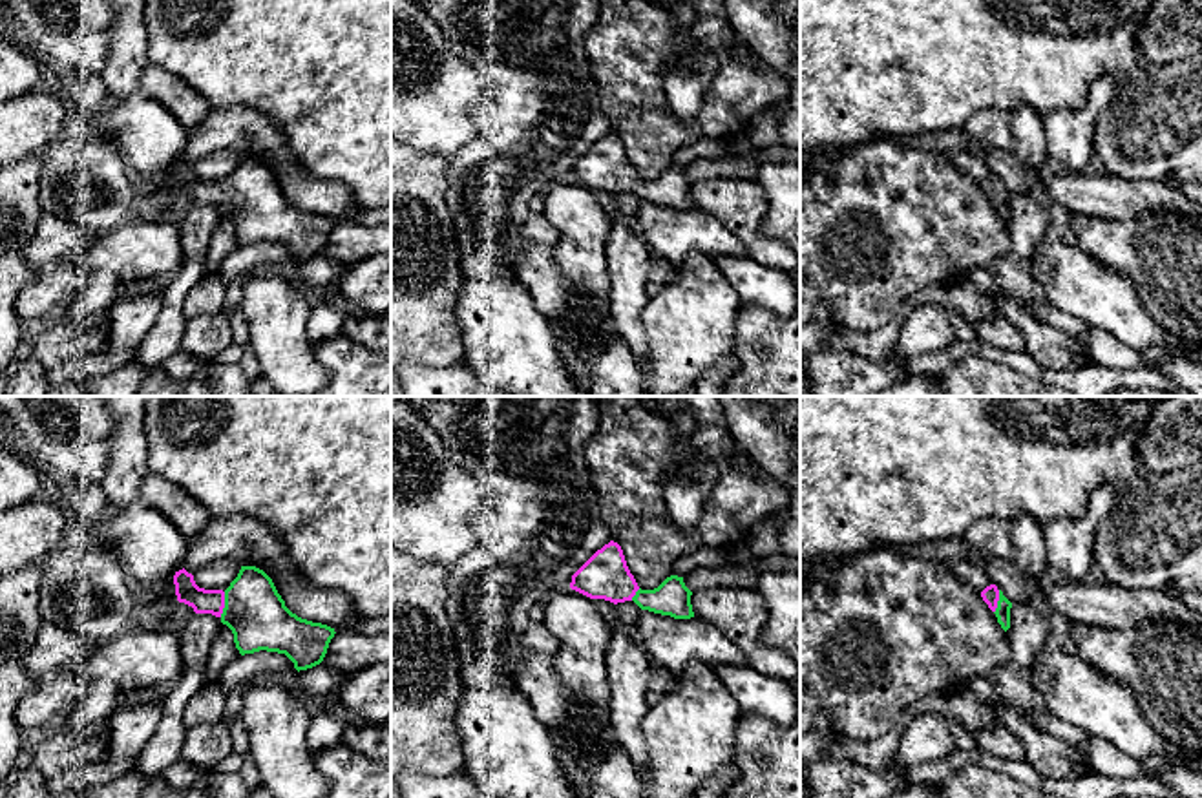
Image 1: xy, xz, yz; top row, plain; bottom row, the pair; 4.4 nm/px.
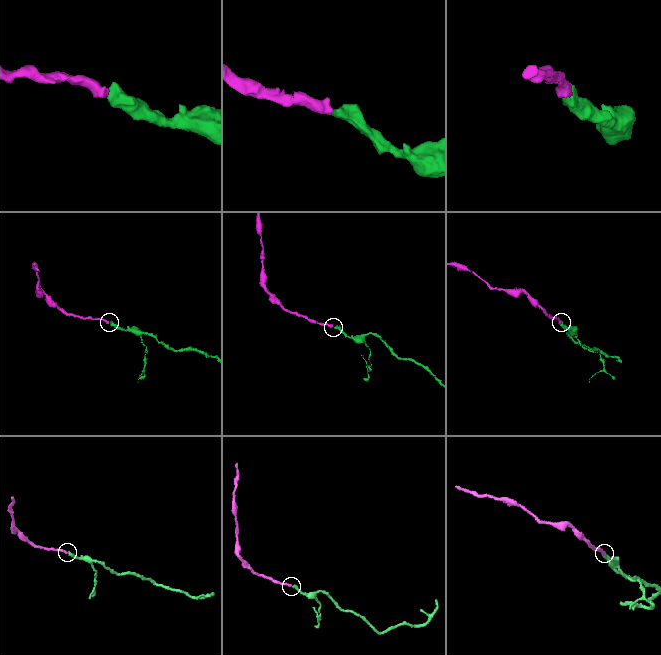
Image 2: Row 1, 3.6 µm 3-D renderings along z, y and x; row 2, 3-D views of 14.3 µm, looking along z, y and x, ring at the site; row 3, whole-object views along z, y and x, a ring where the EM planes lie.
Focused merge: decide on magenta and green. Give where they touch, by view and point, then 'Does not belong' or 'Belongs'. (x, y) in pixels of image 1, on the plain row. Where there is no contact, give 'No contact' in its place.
Touches magenta at xy (223, 196). Belongs

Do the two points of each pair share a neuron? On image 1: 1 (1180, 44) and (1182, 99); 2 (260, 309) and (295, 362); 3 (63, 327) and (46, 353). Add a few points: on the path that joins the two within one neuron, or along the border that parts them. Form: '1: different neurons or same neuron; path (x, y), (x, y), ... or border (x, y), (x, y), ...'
1: different neurons; border (1182, 59), (1142, 68)
2: same neuron; path (273, 322), (278, 327), (284, 349)
3: same neuron; path (63, 333), (52, 347)

